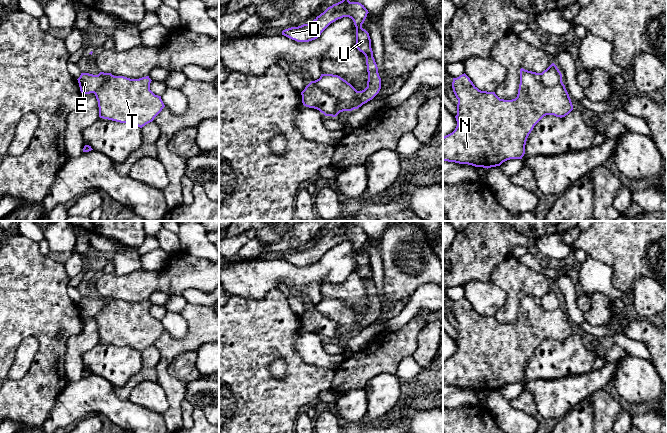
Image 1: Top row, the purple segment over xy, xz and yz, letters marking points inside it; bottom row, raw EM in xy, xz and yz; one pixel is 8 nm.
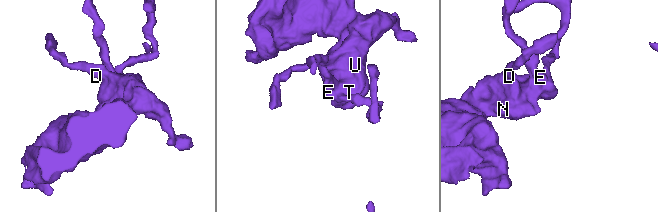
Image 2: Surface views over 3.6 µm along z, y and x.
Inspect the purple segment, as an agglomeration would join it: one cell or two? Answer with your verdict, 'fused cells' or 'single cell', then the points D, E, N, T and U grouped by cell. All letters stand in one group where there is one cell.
fused cells; D N T U / E

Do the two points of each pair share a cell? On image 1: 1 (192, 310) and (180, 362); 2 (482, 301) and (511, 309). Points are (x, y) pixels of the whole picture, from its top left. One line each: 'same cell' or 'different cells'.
1: different cells
2: different cells

